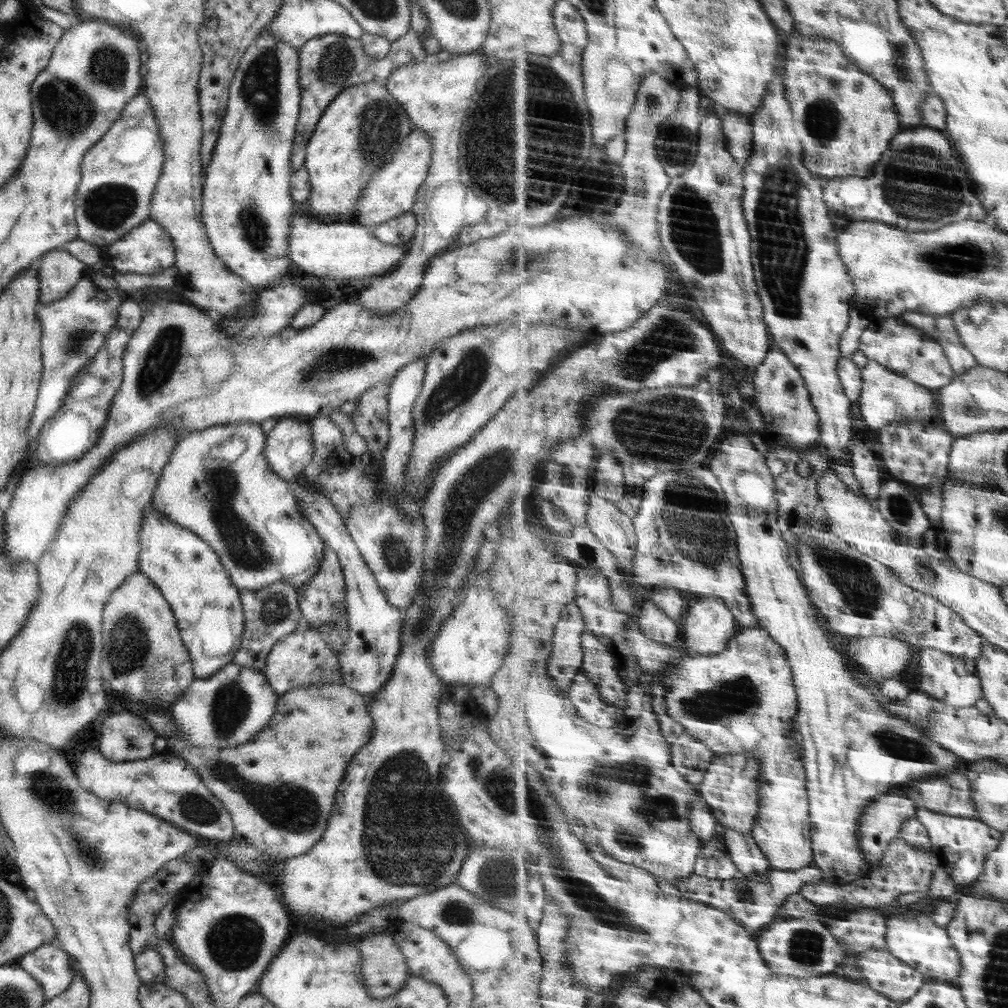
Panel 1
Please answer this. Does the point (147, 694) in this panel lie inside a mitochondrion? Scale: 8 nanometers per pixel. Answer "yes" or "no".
no

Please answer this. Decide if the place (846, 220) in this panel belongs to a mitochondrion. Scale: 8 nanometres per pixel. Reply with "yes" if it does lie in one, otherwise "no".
no

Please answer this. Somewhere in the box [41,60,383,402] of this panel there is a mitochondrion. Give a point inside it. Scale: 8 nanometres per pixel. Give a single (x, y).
(108, 206)

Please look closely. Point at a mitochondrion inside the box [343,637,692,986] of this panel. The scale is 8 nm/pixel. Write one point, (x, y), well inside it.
(401, 788)

